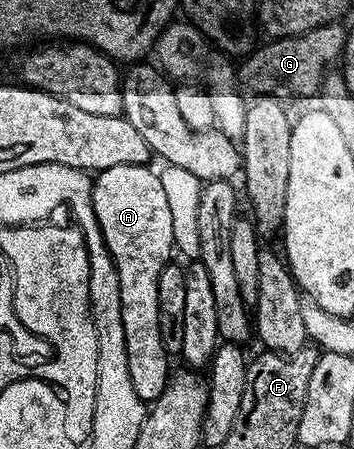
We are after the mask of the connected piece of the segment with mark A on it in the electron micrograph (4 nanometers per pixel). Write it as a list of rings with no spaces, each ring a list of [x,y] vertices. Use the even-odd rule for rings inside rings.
[[[146,164],[137,166],[113,166],[109,170],[98,173],[91,186],[91,205],[97,218],[97,226],[101,226],[101,234],[105,246],[115,264],[121,294],[121,322],[125,326],[125,354],[129,360],[129,379],[133,382],[133,390],[137,390],[137,398],[145,402],[153,402],[165,390],[169,379],[167,360],[169,353],[161,342],[161,326],[157,322],[157,278],[161,278],[161,270],[172,259],[171,247],[177,244],[173,234],[173,214],[169,210],[169,198],[165,194],[165,186],[161,186],[159,172]]]

